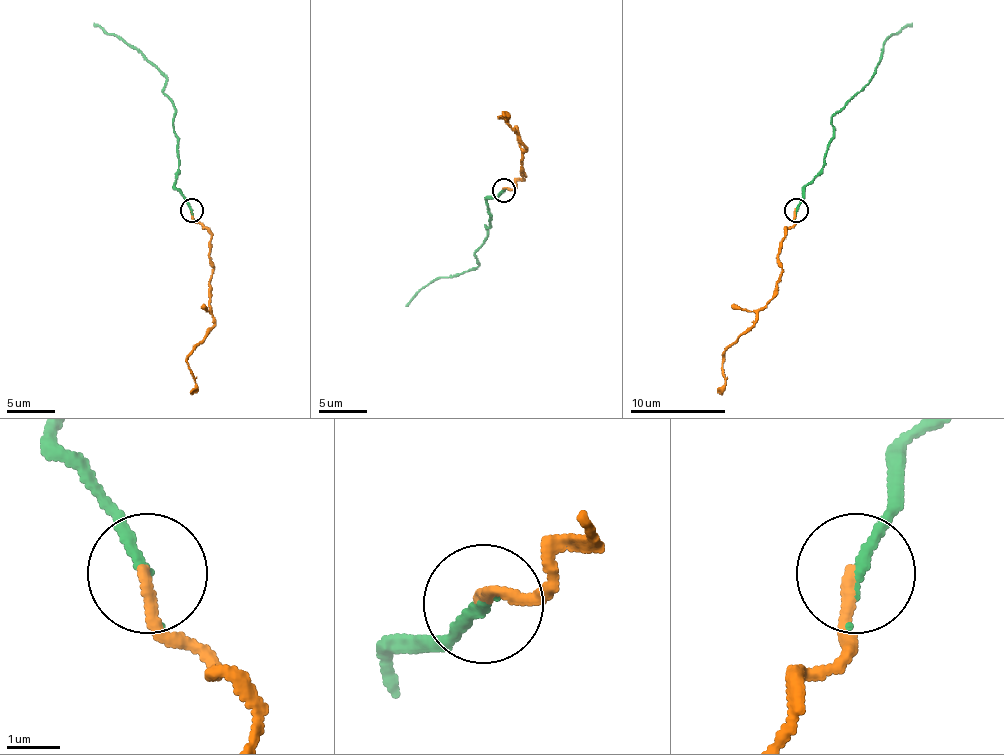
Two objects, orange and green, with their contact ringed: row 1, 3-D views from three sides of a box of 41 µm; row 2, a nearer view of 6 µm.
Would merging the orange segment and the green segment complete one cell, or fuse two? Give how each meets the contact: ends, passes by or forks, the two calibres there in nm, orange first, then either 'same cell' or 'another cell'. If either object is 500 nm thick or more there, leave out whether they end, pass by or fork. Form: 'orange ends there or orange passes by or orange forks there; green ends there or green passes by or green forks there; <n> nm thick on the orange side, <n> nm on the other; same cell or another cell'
orange ends there; green ends there; 220 nm thick on the orange side, 190 nm on the other; same cell

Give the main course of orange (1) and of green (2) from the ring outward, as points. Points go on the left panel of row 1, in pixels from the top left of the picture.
1: (191, 209), (193, 219), (210, 235), (212, 276), (212, 328), (191, 352), (188, 369), (196, 390), (191, 395)
2: (191, 209), (174, 185), (179, 166), (174, 118), (165, 78), (126, 45), (93, 23)

